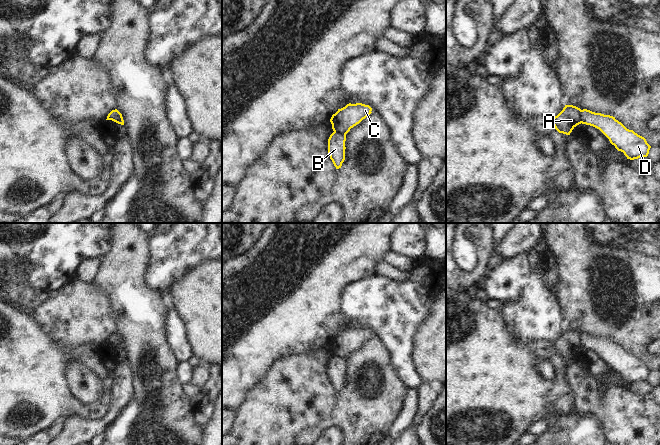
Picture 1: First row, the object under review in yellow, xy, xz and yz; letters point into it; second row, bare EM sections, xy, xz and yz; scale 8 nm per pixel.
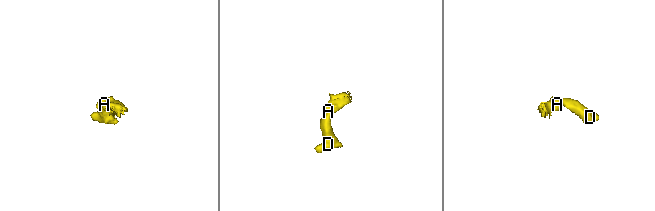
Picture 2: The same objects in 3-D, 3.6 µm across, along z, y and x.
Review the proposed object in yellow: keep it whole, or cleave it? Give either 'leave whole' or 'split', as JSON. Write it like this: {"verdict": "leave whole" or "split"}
{"verdict": "split"}

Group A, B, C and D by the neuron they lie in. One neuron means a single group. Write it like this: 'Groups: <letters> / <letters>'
Groups: A C / B D.

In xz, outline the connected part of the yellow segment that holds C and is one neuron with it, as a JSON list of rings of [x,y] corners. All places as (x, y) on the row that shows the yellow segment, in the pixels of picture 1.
[[[362,103],[347,104],[332,115],[330,122],[334,132],[346,135],[351,128],[359,124],[372,112],[369,105]]]

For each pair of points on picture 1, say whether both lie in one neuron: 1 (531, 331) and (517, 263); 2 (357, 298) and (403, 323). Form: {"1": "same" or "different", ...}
{"1": "same", "2": "same"}

